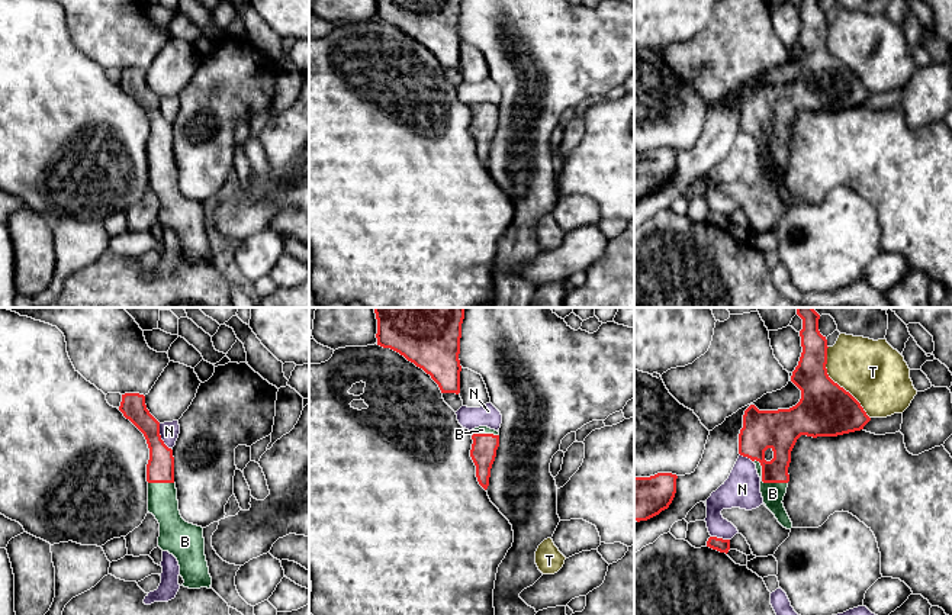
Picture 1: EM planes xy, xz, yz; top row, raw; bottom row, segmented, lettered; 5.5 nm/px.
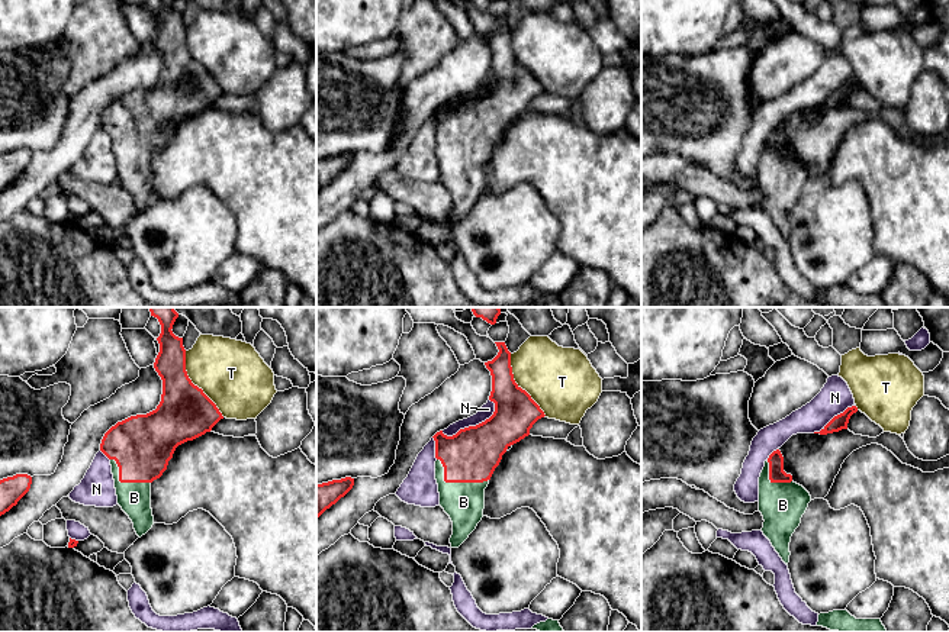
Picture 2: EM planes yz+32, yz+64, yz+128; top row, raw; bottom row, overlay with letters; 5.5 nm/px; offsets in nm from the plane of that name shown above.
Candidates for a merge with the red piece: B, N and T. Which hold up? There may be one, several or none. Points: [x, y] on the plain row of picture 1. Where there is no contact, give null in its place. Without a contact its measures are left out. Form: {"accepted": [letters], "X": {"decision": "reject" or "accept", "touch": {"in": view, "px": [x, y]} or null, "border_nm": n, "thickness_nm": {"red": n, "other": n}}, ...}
{"accepted": ["B"], "B": {"decision": "accept", "touch": {"in": "yz", "px": [764, 157]}, "border_nm": 240, "thickness_nm": {"red": 180, "other": 120}}, "N": {"decision": "reject", "touch": {"in": "xy", "px": [160, 112]}, "border_nm": 160, "thickness_nm": {"red": 160, "other": 110}}, "T": {"decision": "reject", "touch": {"in": "yz", "px": [836, 58]}, "border_nm": 460, "thickness_nm": {"red": 300, "other": 360}}}

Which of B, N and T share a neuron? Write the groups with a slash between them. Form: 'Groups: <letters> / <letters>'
Groups: B / N / T

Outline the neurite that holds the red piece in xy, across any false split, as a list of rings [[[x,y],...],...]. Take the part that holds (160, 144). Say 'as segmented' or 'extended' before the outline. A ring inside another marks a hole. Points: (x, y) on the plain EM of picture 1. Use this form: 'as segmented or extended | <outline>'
extended | [[[139,68],[122,70],[119,86],[144,109],[149,123],[148,187],[160,199],[158,222],[177,234],[184,255],[181,261],[209,264],[212,252],[205,231],[203,203],[186,197],[180,190],[173,125],[161,115],[160,97],[149,88],[145,71]]]

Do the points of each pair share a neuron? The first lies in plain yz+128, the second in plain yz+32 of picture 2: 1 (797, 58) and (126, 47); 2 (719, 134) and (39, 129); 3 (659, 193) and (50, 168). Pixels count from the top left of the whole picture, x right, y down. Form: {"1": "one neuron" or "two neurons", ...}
{"1": "two neurons", "2": "one neuron", "3": "one neuron"}

